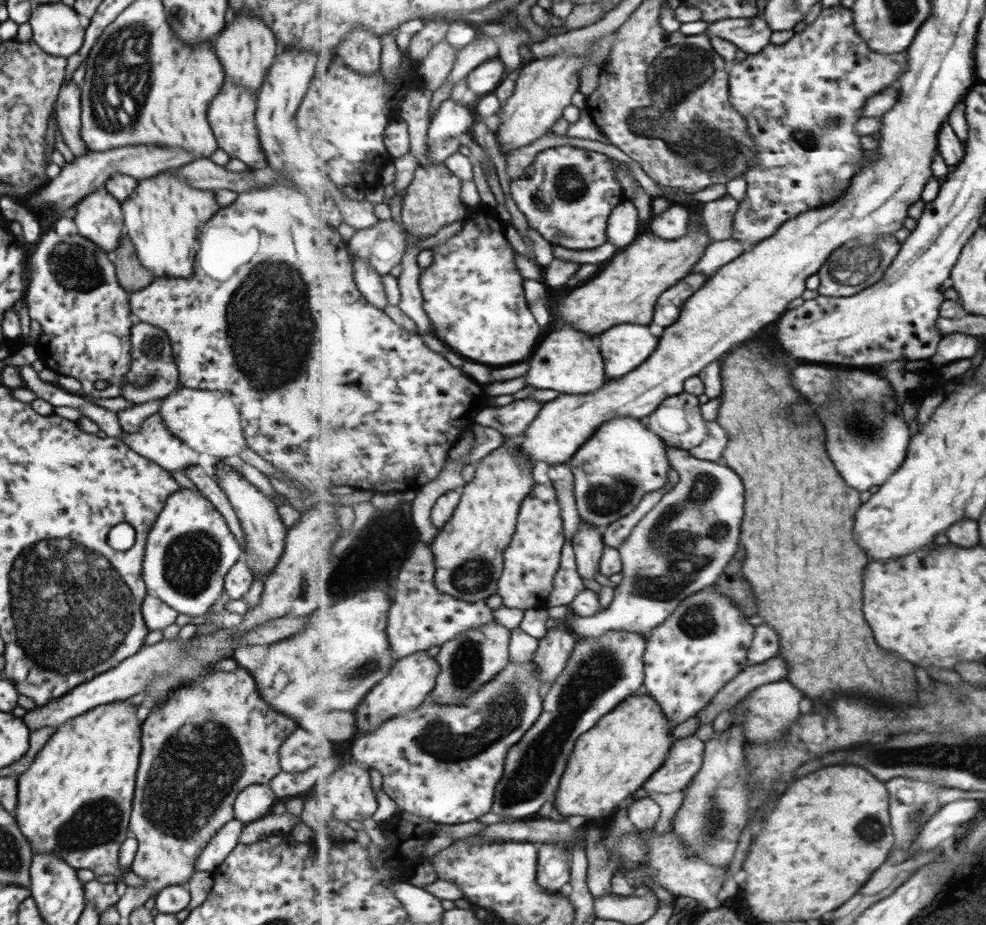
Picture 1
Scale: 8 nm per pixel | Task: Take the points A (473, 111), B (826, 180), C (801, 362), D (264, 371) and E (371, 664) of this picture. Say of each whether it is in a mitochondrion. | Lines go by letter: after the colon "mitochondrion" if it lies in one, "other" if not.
A: other
B: mitochondrion
C: other
D: mitochondrion
E: mitochondrion

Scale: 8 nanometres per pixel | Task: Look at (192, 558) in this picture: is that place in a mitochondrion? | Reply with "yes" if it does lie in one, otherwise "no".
yes

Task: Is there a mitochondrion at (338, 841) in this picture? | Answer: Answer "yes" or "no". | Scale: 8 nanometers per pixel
no

